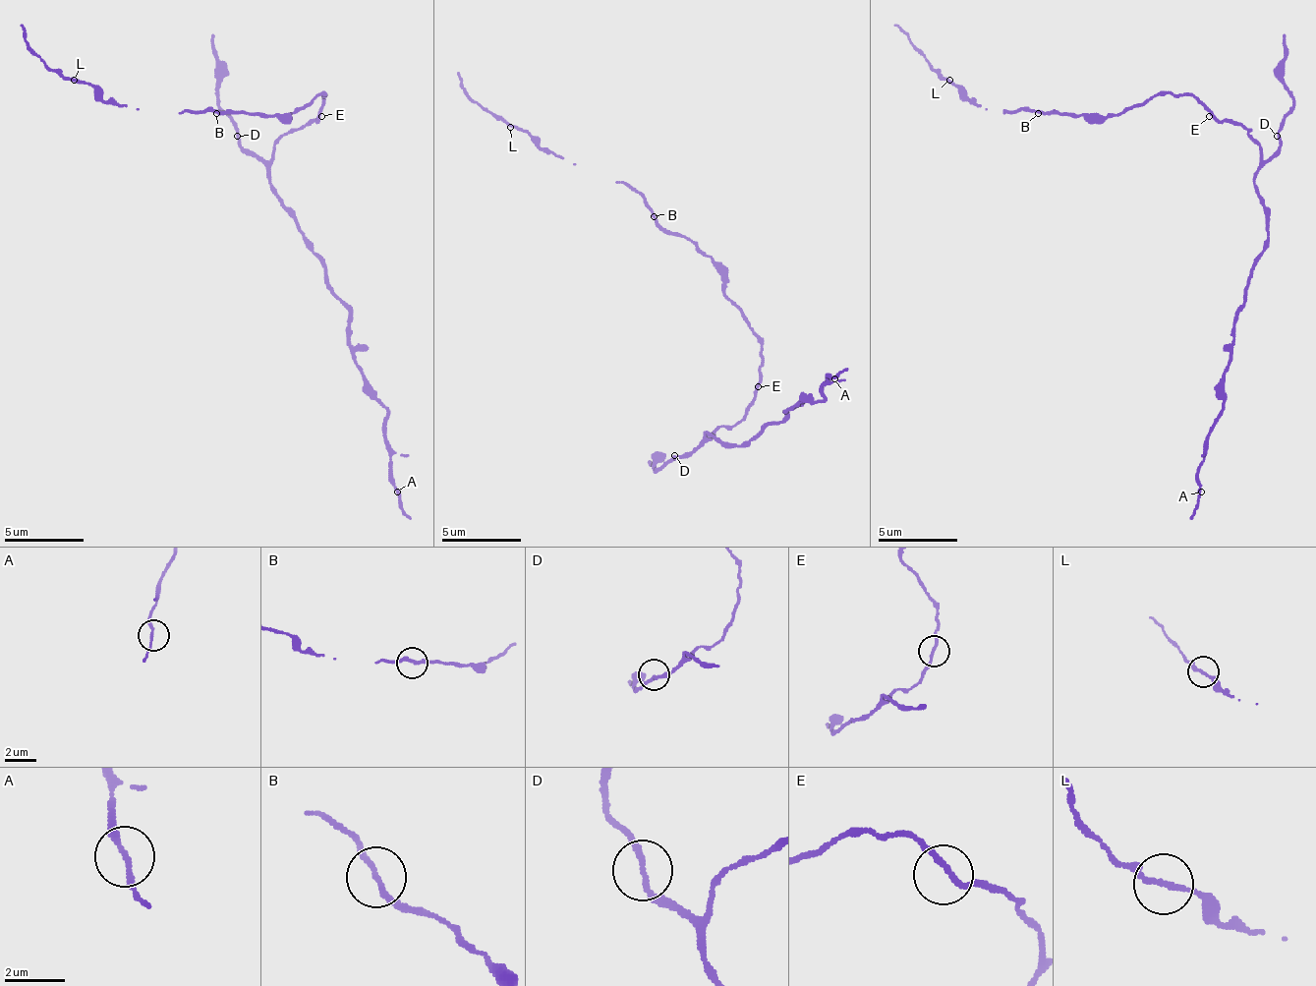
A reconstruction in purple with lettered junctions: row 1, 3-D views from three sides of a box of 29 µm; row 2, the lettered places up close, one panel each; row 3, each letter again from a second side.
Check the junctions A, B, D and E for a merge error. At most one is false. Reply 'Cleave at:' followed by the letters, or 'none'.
Cleave at: none

